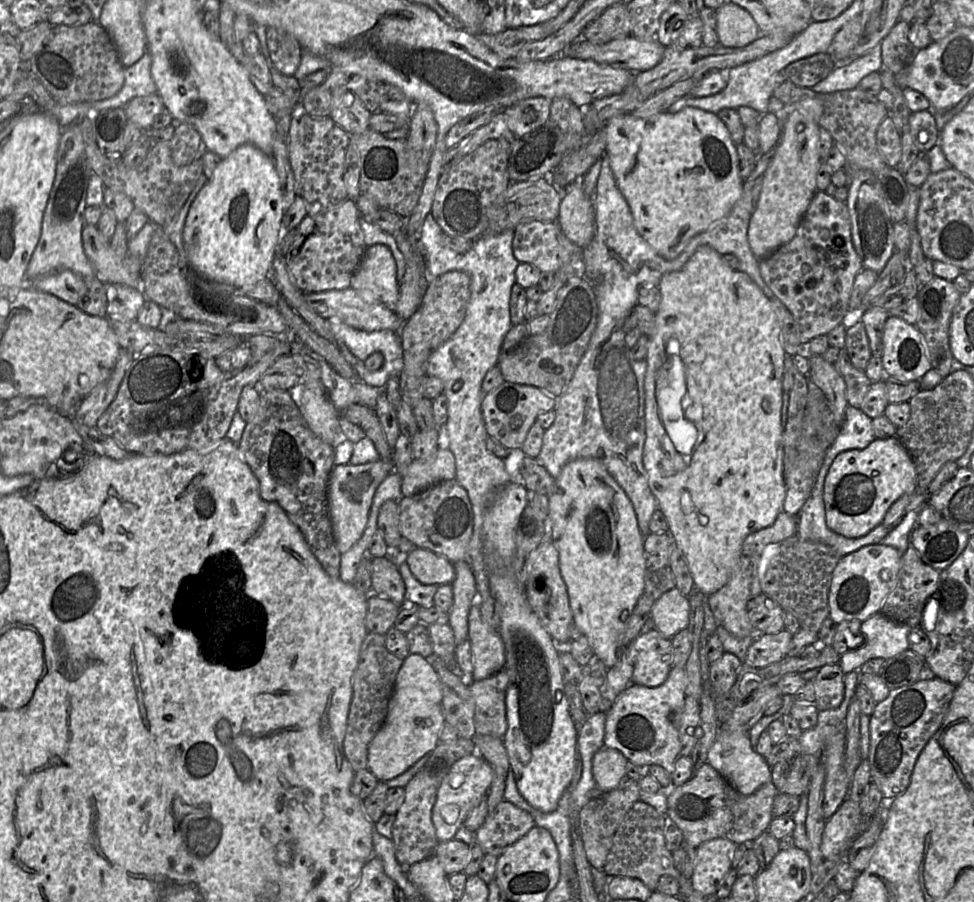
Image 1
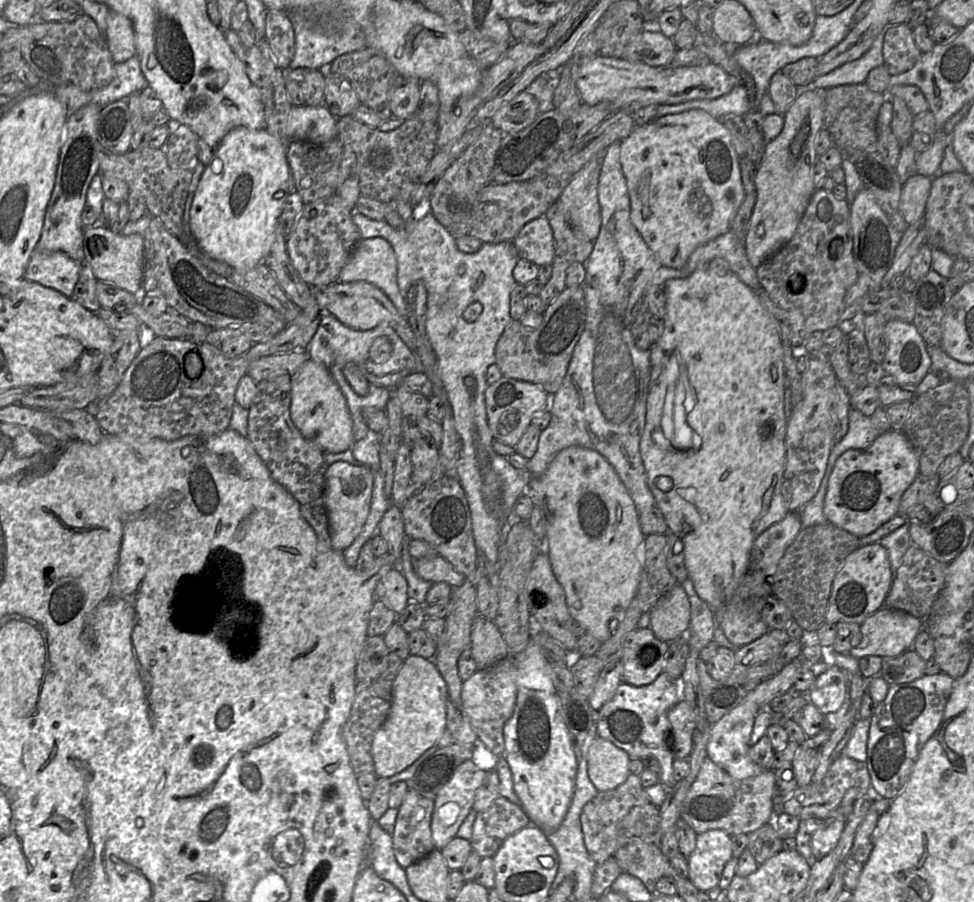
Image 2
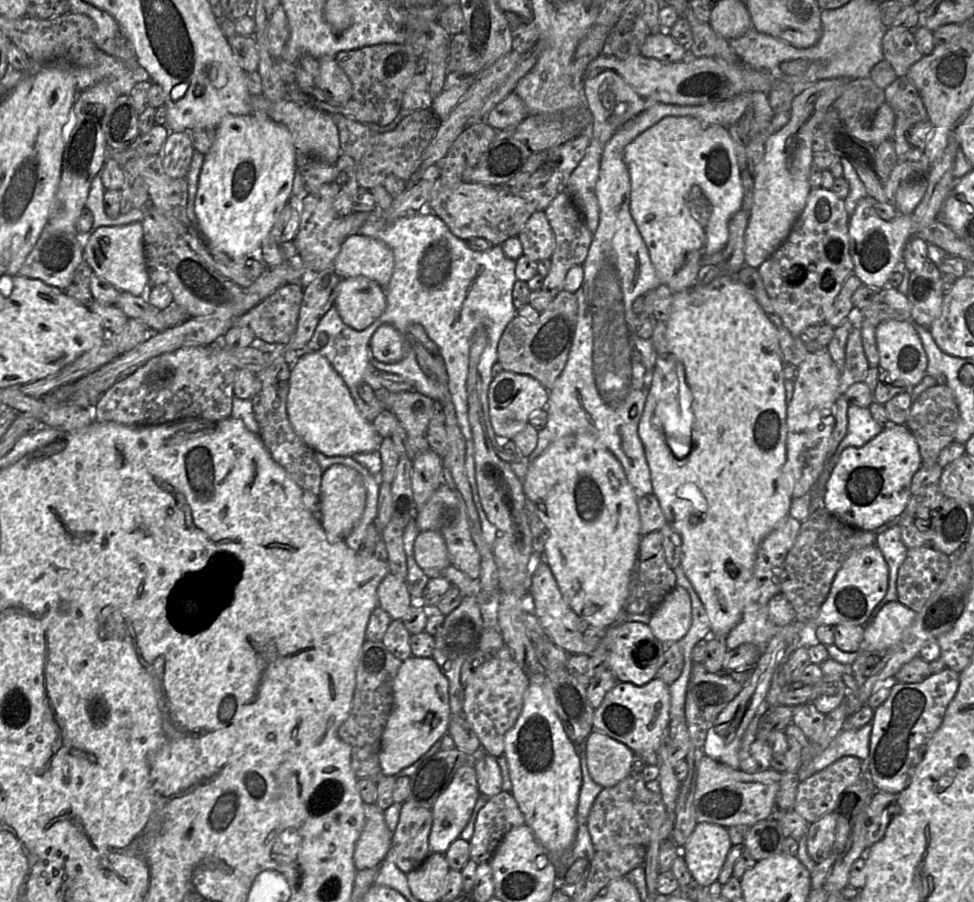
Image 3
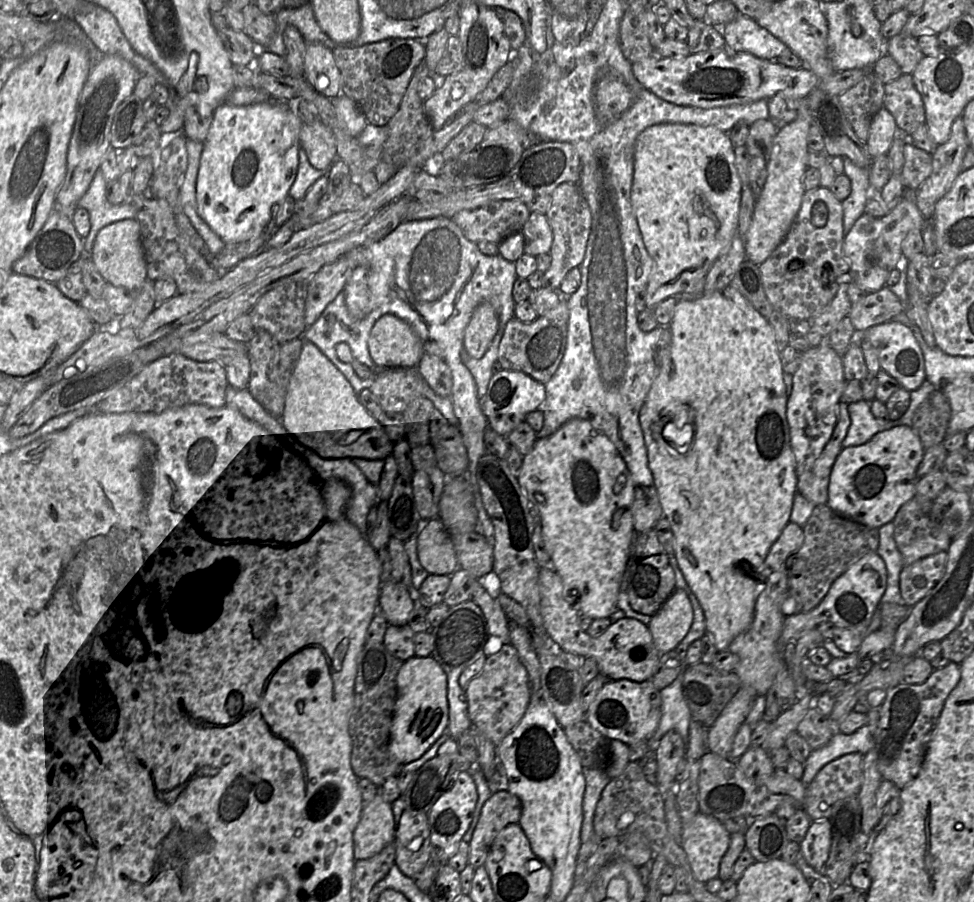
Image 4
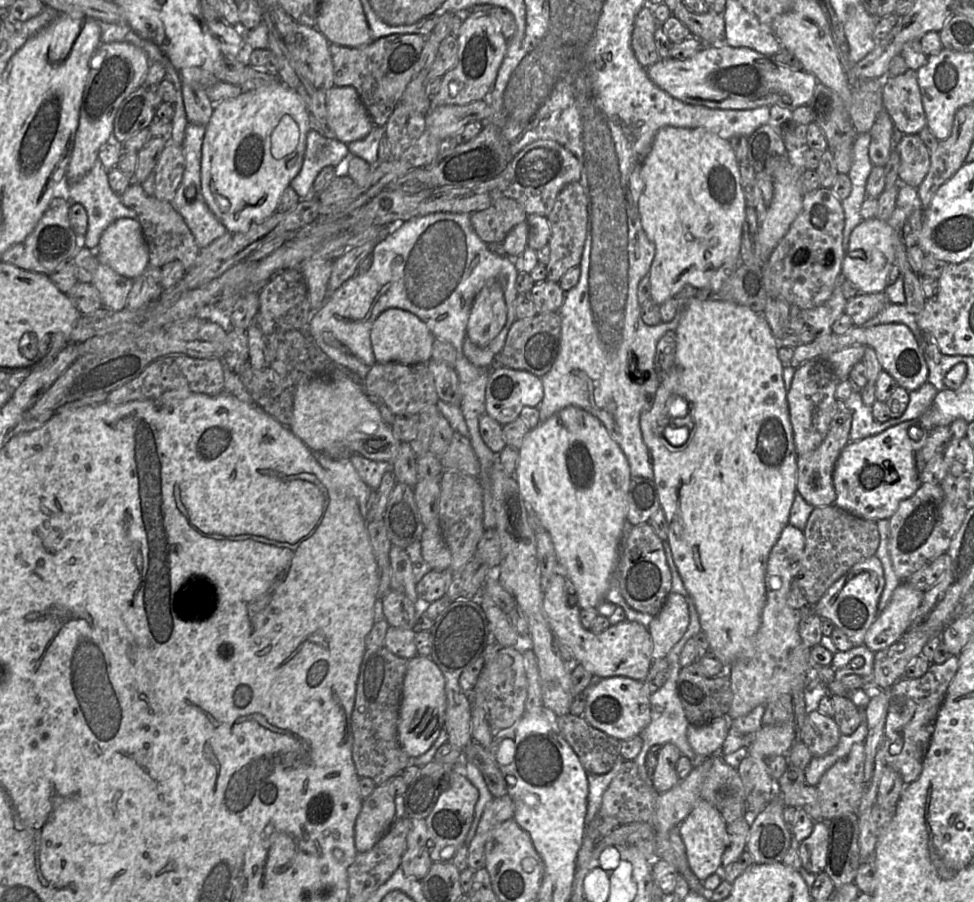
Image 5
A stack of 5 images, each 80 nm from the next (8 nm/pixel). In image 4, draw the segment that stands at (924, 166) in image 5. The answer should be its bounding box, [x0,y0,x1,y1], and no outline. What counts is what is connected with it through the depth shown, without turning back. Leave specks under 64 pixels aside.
[901,141,932,190]

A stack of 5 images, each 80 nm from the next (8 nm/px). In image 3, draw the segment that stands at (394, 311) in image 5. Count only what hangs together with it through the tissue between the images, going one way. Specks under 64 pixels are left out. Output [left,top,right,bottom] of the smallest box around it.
[370,324,407,363]

